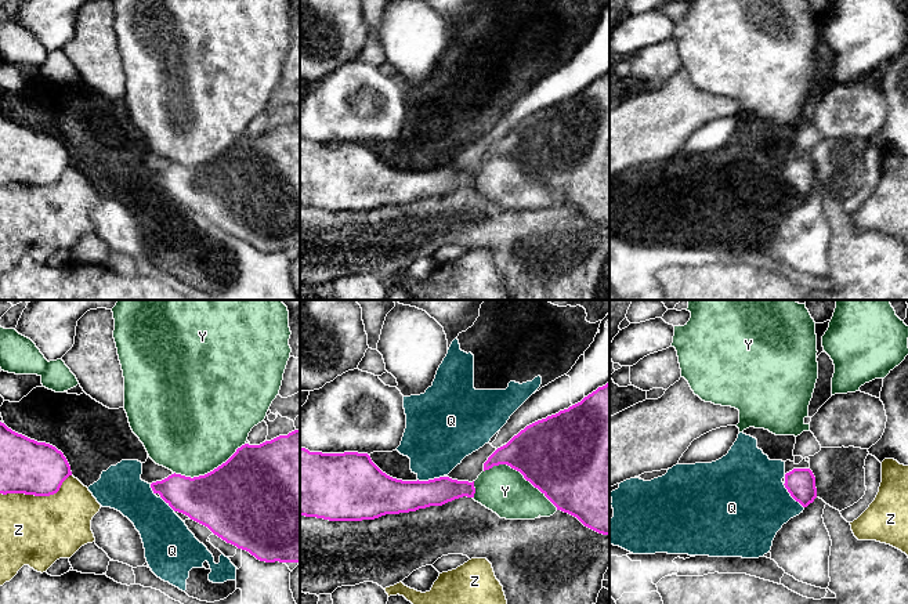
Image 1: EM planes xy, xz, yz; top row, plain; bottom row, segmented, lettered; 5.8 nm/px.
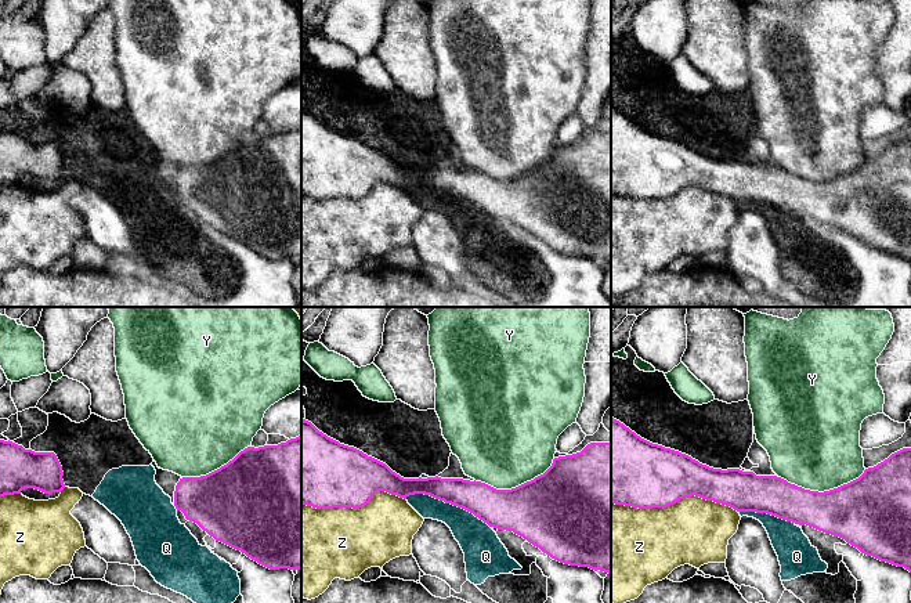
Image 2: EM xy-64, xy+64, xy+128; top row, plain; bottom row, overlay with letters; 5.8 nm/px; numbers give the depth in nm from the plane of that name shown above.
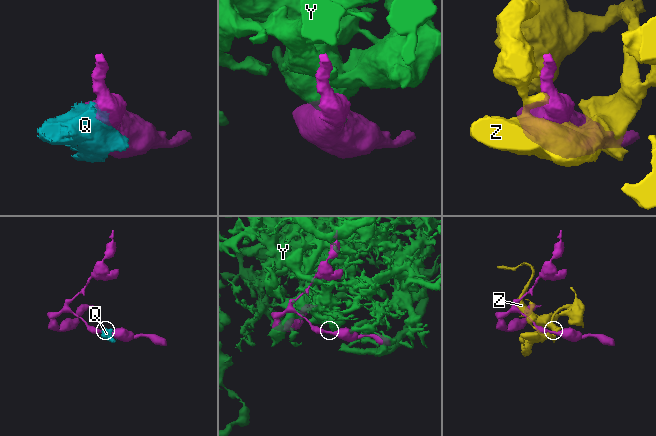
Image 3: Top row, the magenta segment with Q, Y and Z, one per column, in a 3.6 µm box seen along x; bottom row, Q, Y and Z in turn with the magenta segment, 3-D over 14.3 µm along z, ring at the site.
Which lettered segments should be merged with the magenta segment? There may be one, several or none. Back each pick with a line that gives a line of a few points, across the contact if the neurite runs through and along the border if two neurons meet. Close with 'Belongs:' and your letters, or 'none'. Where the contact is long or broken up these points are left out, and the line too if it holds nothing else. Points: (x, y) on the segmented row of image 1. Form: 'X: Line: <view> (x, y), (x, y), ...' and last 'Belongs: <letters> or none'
Belongs: none

